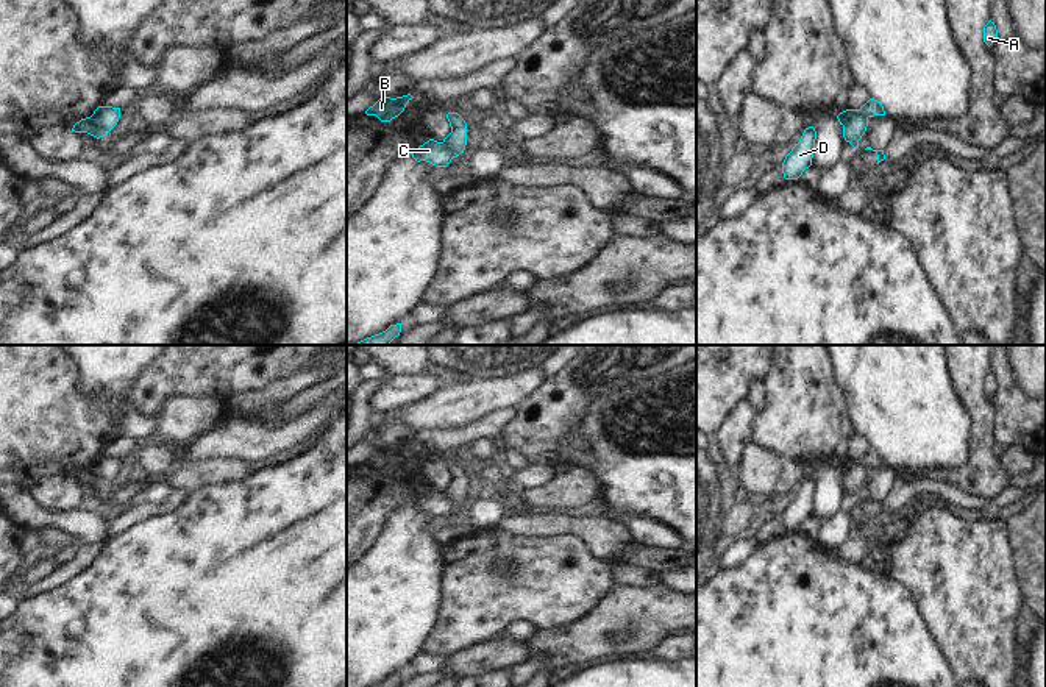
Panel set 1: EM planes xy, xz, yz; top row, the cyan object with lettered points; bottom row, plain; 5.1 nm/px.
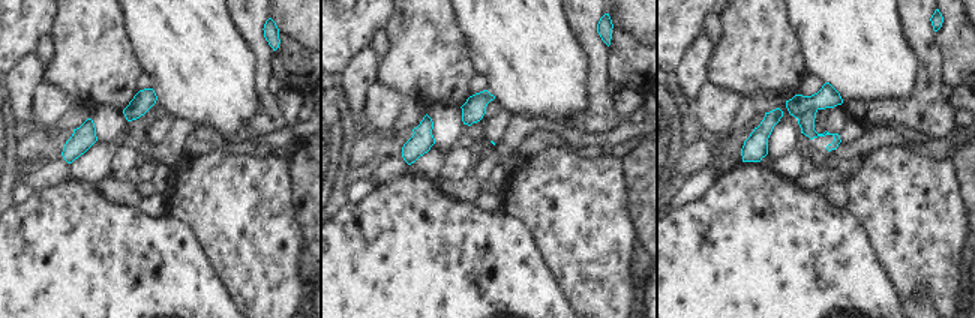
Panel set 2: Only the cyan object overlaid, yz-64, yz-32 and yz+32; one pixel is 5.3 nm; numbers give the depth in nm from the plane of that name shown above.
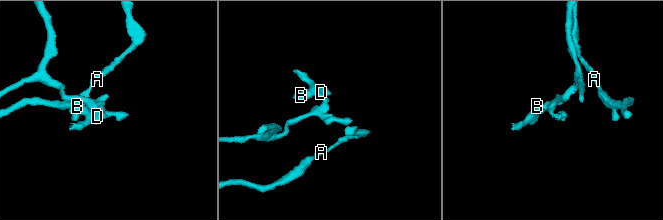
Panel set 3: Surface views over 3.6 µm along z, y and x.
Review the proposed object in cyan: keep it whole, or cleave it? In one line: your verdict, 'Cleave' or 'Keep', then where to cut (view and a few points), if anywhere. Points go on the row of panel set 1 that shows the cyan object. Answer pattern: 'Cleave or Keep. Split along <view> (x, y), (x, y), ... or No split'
Cleave. Split along yz (867, 116), (857, 110), (843, 125)

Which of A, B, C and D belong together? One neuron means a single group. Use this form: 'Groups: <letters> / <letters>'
Groups: A C / B D

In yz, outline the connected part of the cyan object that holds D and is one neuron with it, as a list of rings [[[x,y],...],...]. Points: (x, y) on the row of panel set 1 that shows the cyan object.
[[[813,126],[804,130],[801,139],[782,162],[782,173],[785,180],[798,180],[806,169],[812,166],[815,153],[817,131]]]

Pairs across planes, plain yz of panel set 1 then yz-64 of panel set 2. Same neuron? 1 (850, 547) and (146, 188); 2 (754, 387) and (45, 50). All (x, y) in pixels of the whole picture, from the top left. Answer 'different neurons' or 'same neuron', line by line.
1: different neurons
2: same neuron

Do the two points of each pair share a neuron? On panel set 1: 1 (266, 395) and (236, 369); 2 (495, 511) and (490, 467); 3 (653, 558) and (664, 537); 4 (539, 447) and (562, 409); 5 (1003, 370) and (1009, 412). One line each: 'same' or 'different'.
1: different
2: different
3: different
4: same
5: same

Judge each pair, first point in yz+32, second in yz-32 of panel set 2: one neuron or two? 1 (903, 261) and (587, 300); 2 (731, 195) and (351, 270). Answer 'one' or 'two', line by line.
1: one
2: one

